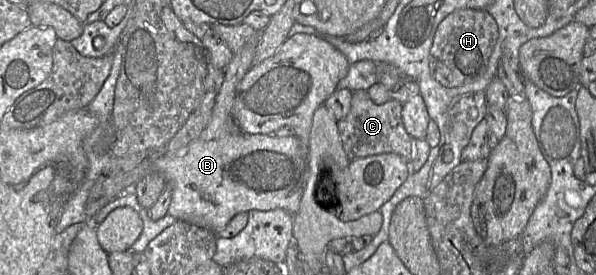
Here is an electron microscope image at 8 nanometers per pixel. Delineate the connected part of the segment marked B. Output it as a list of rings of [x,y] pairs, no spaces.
[[[254,33],[224,70],[225,79],[216,95],[215,106],[206,128],[175,155],[155,160],[152,172],[161,174],[172,188],[168,213],[212,230],[218,236],[238,213],[282,208],[295,216],[308,178],[308,147],[296,136],[247,134],[233,116],[236,89],[251,69],[261,33]]]

